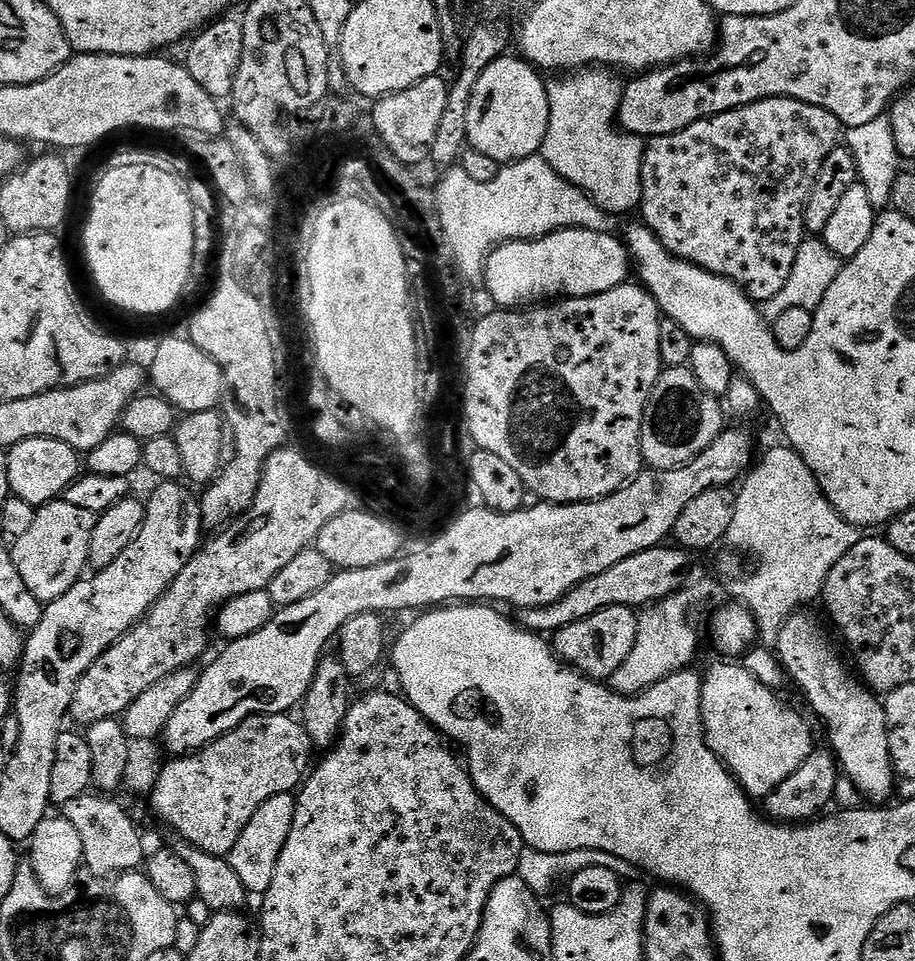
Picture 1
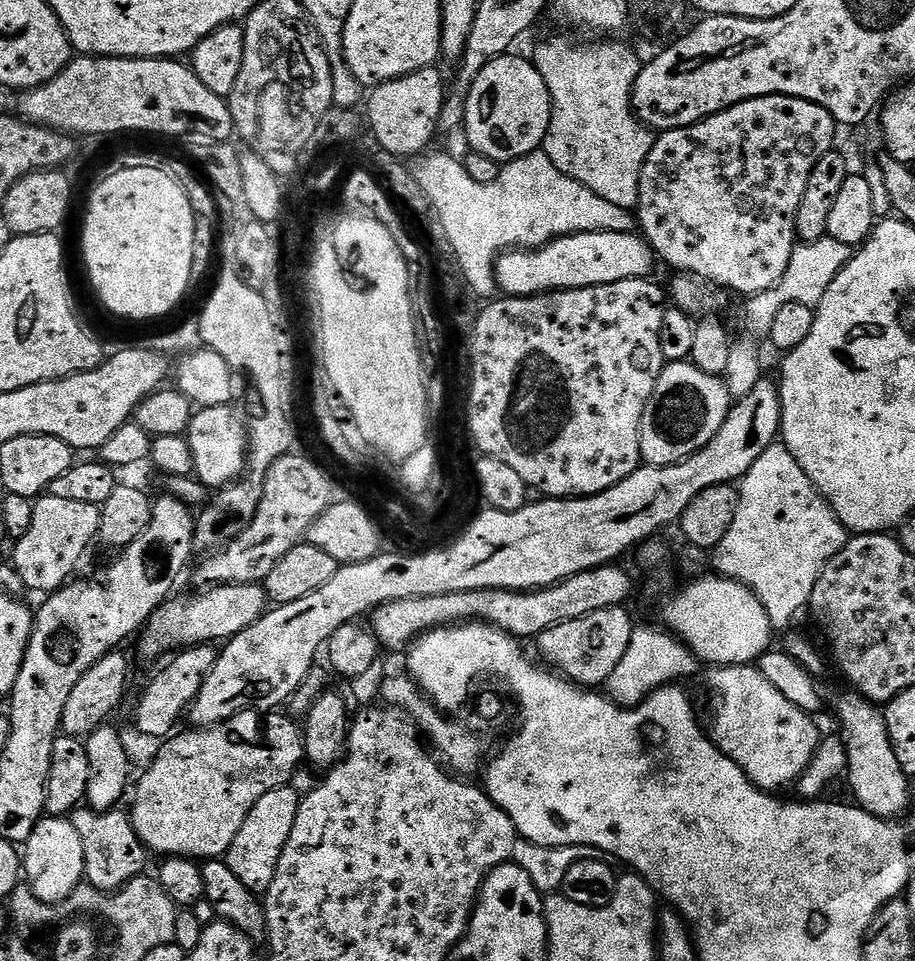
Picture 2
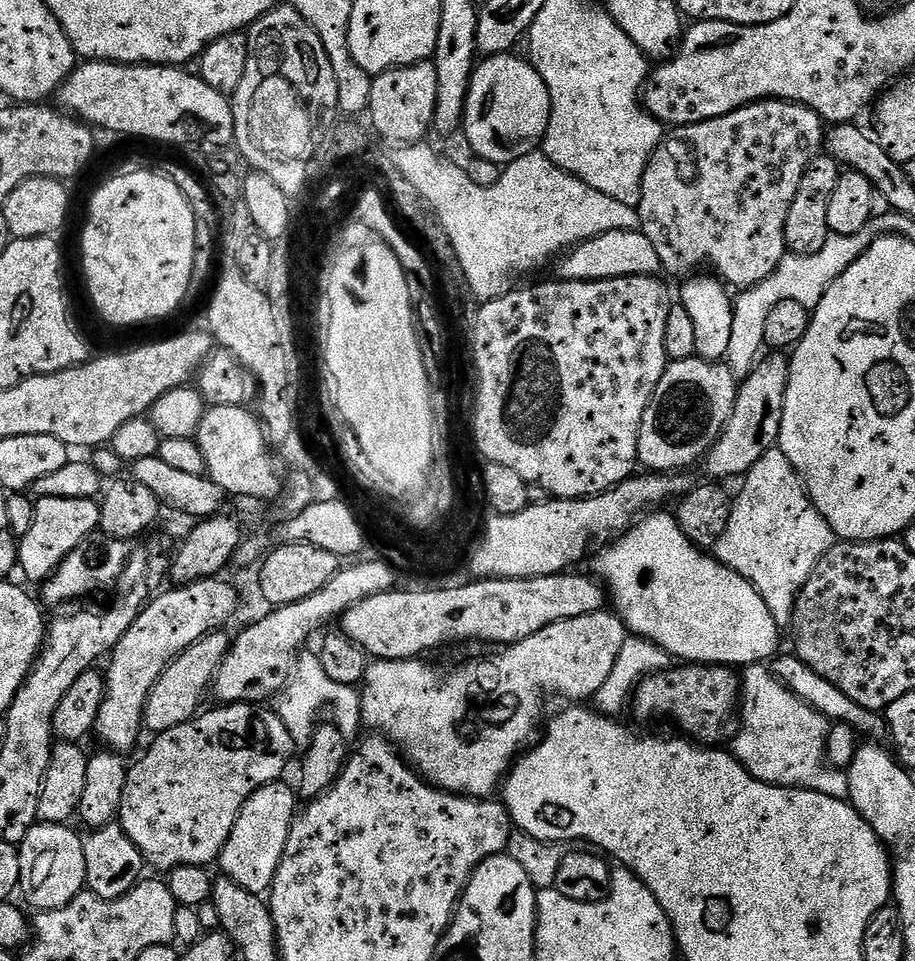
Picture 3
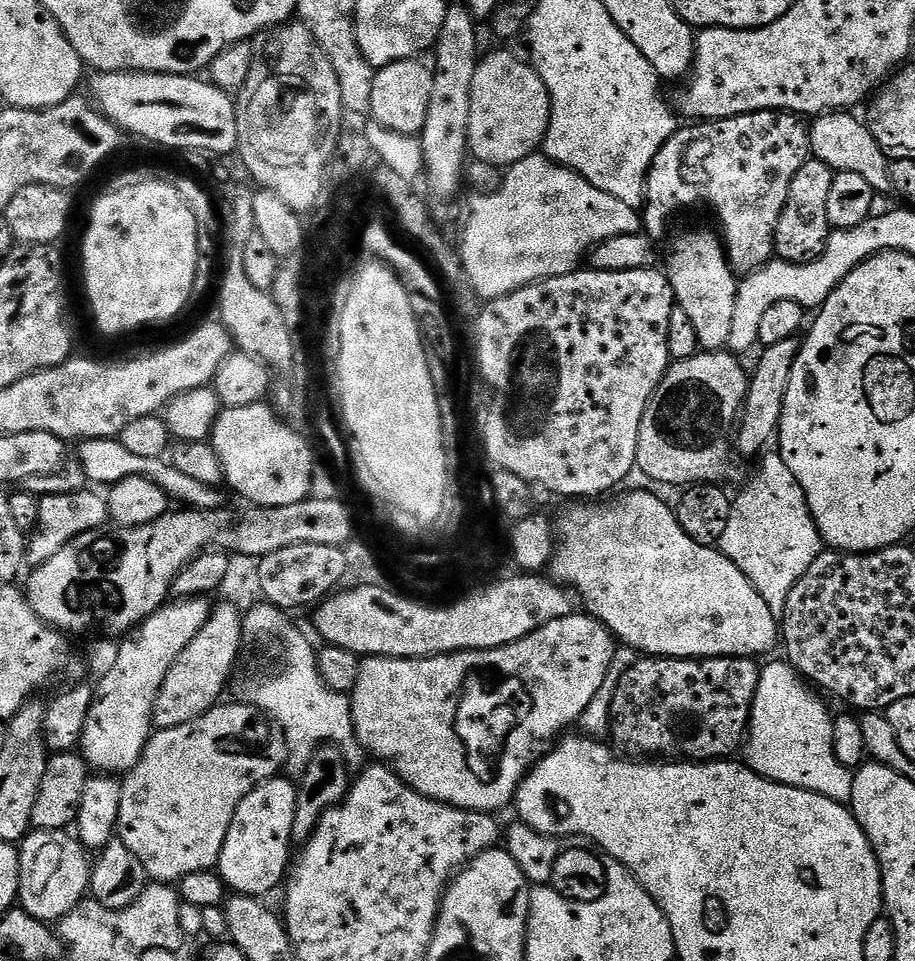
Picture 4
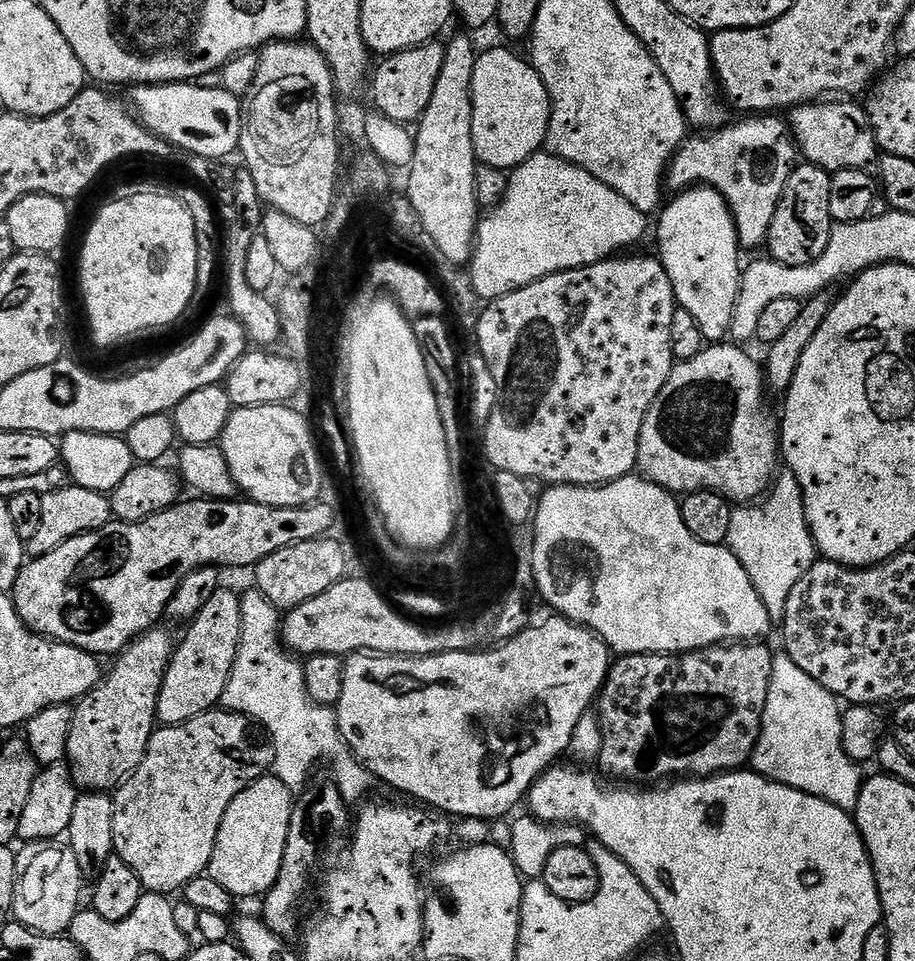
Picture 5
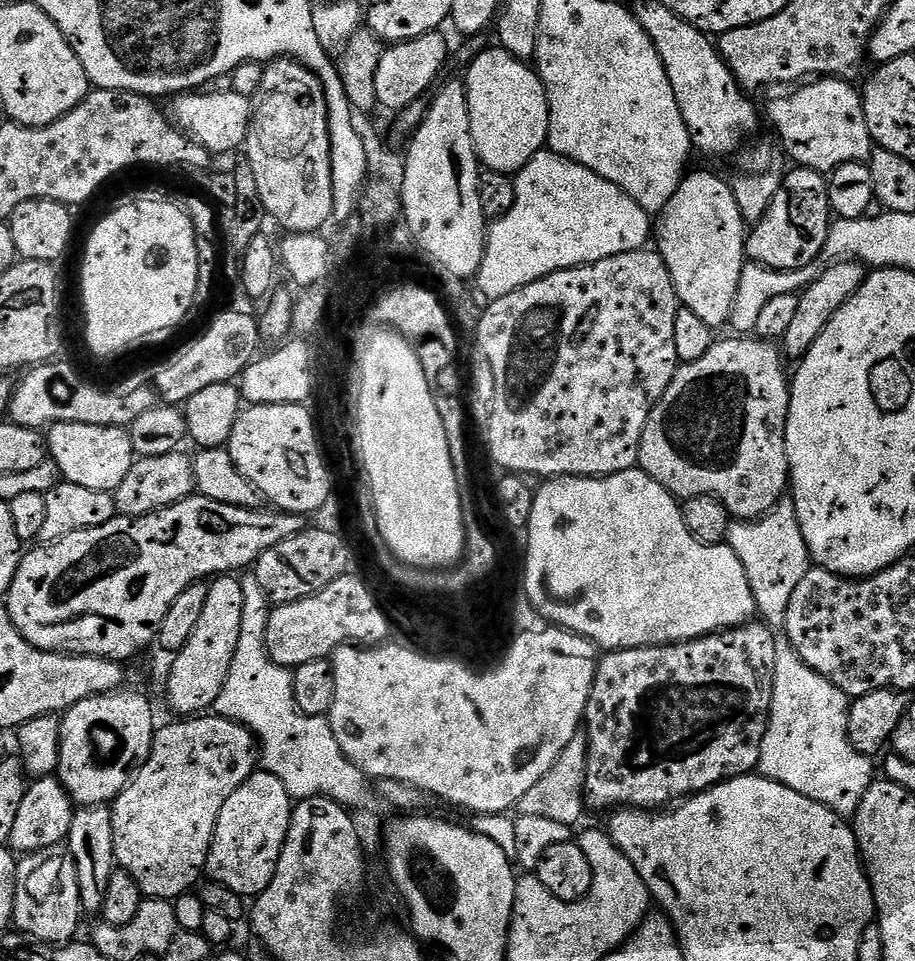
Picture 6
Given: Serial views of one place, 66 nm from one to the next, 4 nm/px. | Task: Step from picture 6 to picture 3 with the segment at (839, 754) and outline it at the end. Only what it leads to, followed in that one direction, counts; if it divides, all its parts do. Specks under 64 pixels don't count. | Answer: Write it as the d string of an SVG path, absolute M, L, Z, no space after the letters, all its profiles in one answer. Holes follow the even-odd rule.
M767 663L750 664L743 669L742 672L742 711L738 716L738 731L730 741L730 751L736 757L741 766L749 772L754 778L758 778L767 784L776 784L779 788L808 788L812 792L818 794L826 794L830 798L838 798L839 800L848 800L848 791L850 790L850 782L848 781L847 771L834 768L826 763L828 755L828 730L830 722L822 714L818 714L818 710L814 710L806 702L802 702L786 685L780 681L775 674L772 673L771 667Z

